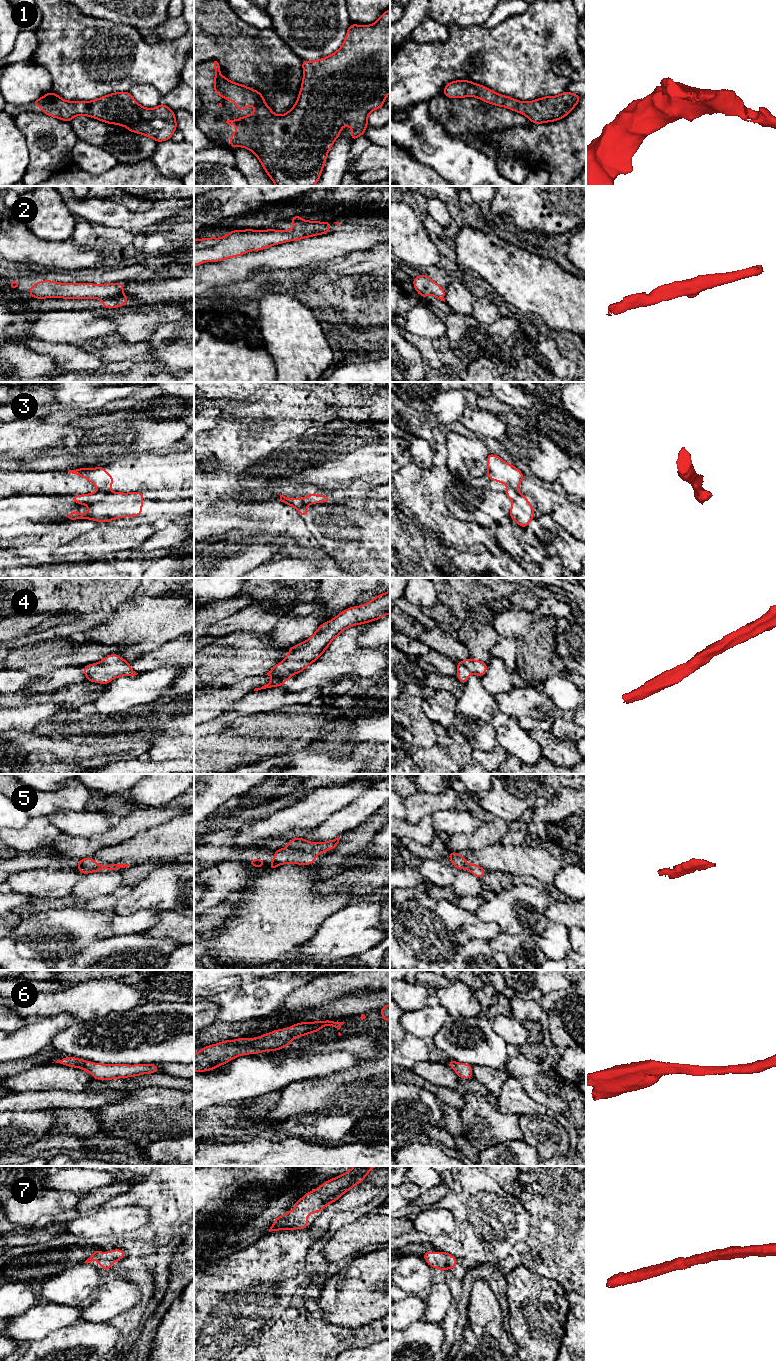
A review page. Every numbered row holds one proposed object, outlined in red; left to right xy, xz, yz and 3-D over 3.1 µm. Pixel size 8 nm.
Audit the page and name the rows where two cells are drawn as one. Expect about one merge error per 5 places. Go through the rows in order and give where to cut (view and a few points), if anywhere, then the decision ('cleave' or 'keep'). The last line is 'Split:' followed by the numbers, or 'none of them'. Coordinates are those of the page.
1: no cut | keep
2: no cut | keep
3: xy (99, 489), (108, 491) | cleave
4: no cut | keep
5: no cut | keep
6: no cut | keep
7: no cut | keep
Split: 3

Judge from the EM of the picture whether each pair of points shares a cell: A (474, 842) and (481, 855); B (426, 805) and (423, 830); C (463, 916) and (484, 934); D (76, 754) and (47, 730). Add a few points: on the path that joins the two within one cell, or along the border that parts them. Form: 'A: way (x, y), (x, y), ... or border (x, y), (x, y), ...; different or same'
A: border (499, 841), (487, 844), (474, 851); different
B: border (430, 815), (416, 822), (408, 822), (405, 819); different
C: way (468, 921), (475, 924), (479, 929); same
D: border (34, 732), (55, 739), (68, 738); different

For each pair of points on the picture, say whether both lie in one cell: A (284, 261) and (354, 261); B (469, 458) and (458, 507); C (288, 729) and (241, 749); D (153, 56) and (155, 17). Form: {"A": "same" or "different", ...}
{"A": "different", "B": "different", "C": "same", "D": "different"}

